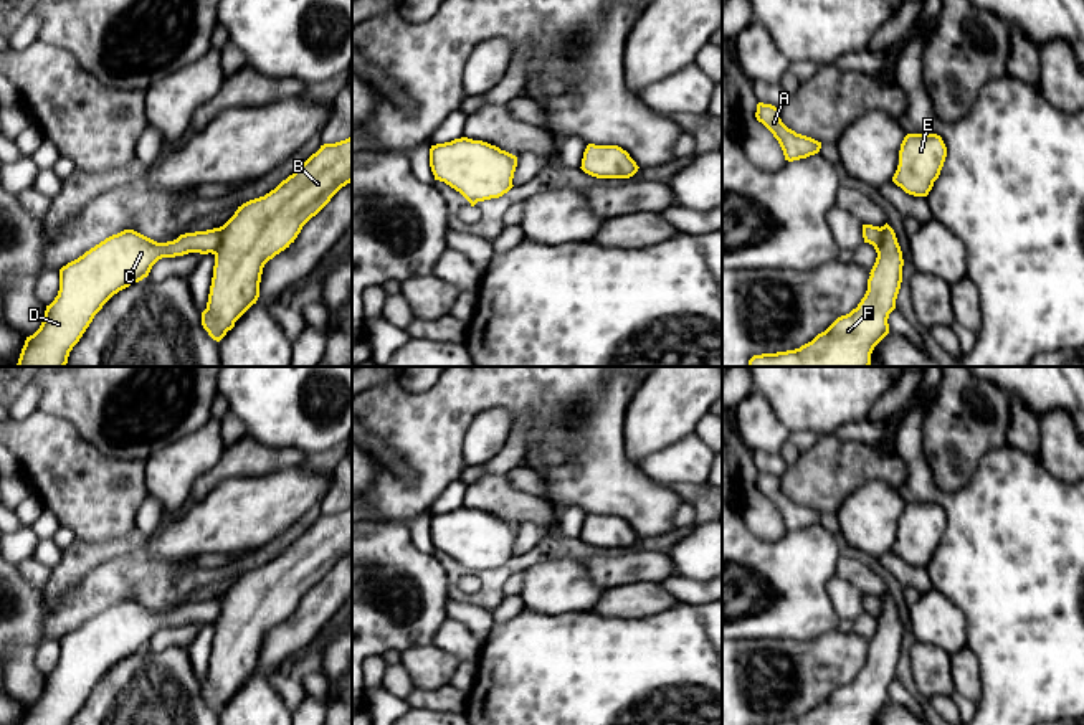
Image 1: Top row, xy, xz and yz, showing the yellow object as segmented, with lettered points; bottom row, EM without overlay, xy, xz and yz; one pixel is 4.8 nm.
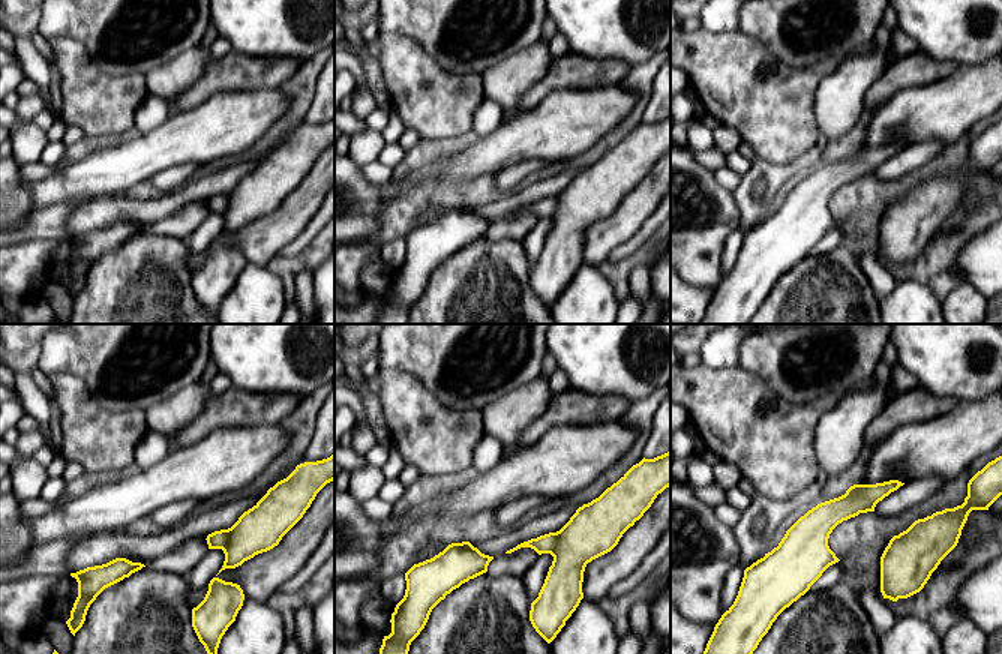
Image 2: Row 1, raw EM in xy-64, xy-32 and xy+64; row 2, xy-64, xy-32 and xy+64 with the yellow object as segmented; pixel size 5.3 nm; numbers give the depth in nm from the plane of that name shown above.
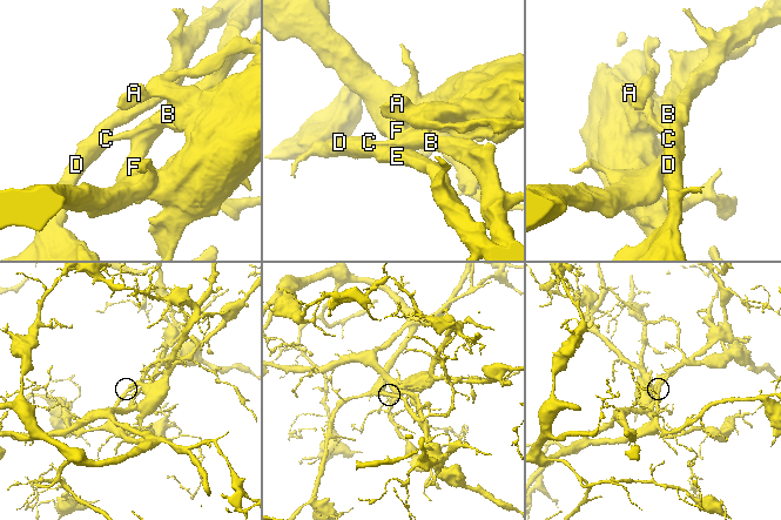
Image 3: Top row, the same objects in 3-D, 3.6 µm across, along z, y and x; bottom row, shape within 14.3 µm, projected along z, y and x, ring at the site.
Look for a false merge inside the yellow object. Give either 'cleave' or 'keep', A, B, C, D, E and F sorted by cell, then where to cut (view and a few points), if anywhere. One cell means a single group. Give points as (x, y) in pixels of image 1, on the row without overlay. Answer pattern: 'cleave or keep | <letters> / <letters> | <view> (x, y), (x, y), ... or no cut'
cleave | A F / B C D E | xy (213, 644), (228, 644), (232, 648), (232, 687), (235, 691)

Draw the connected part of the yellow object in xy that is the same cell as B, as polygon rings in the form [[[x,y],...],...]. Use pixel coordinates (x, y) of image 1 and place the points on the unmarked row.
[[[352,507],[324,514],[264,566],[238,576],[220,598],[157,613],[134,599],[112,604],[59,639],[59,661],[20,725],[69,725],[94,685],[119,661],[149,646],[162,628],[215,626],[213,646],[233,647],[235,692],[259,667],[264,634],[352,552]]]

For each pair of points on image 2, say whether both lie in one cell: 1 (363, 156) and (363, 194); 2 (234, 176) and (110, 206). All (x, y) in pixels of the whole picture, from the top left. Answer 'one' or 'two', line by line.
1: two
2: one

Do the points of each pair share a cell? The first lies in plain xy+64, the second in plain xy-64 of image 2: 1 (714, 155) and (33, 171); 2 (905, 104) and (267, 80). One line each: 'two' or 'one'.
1: two
2: two

